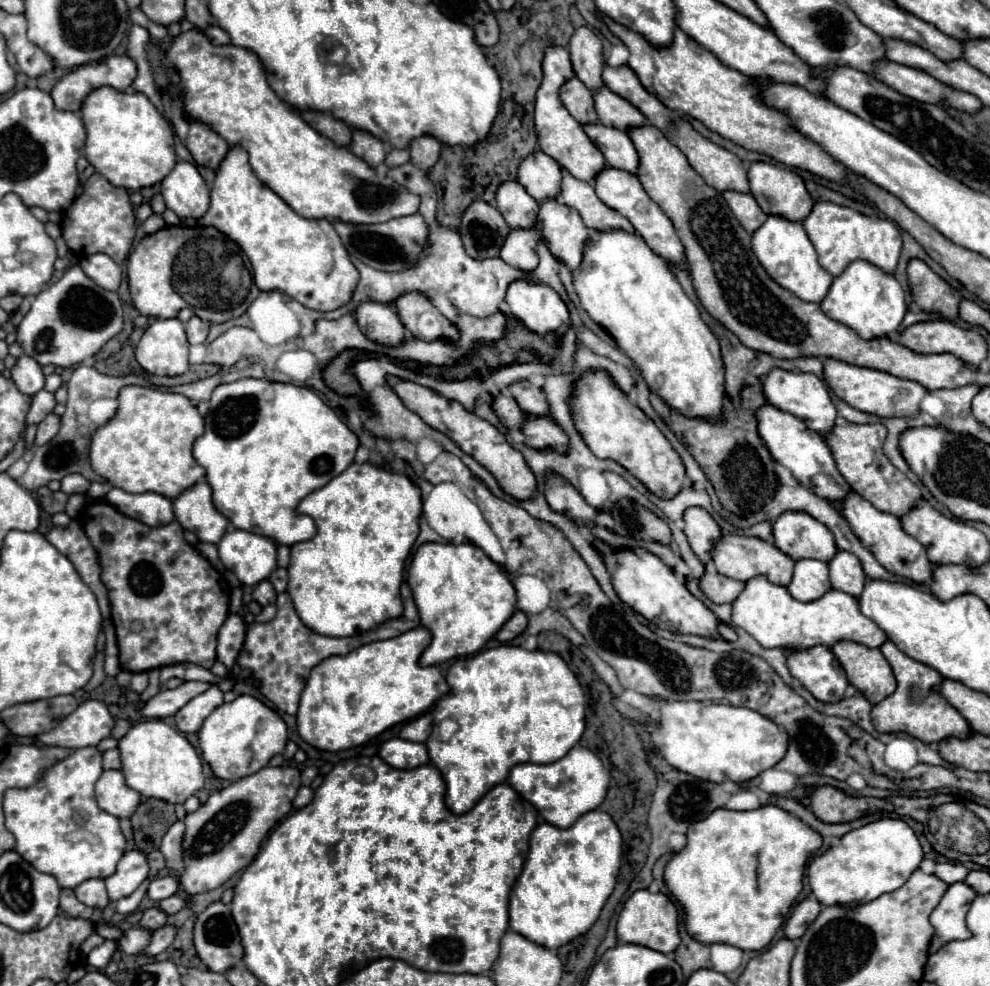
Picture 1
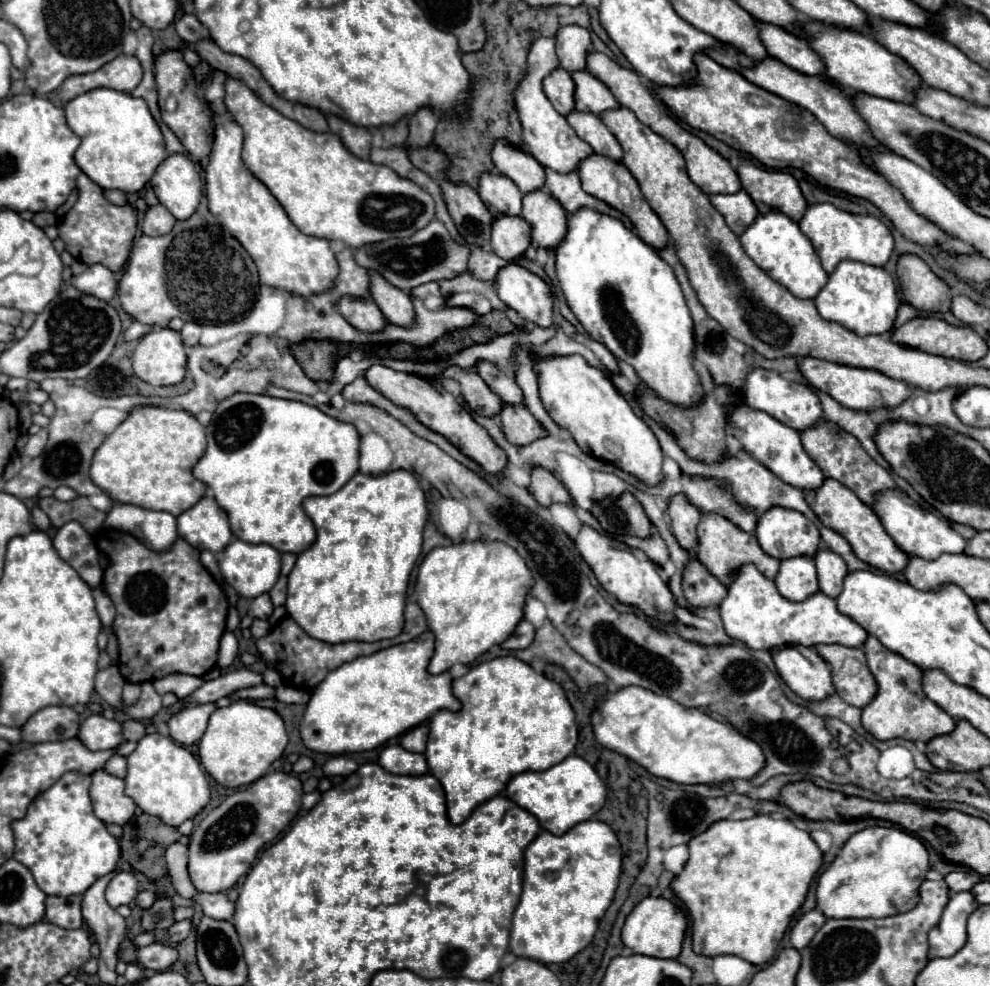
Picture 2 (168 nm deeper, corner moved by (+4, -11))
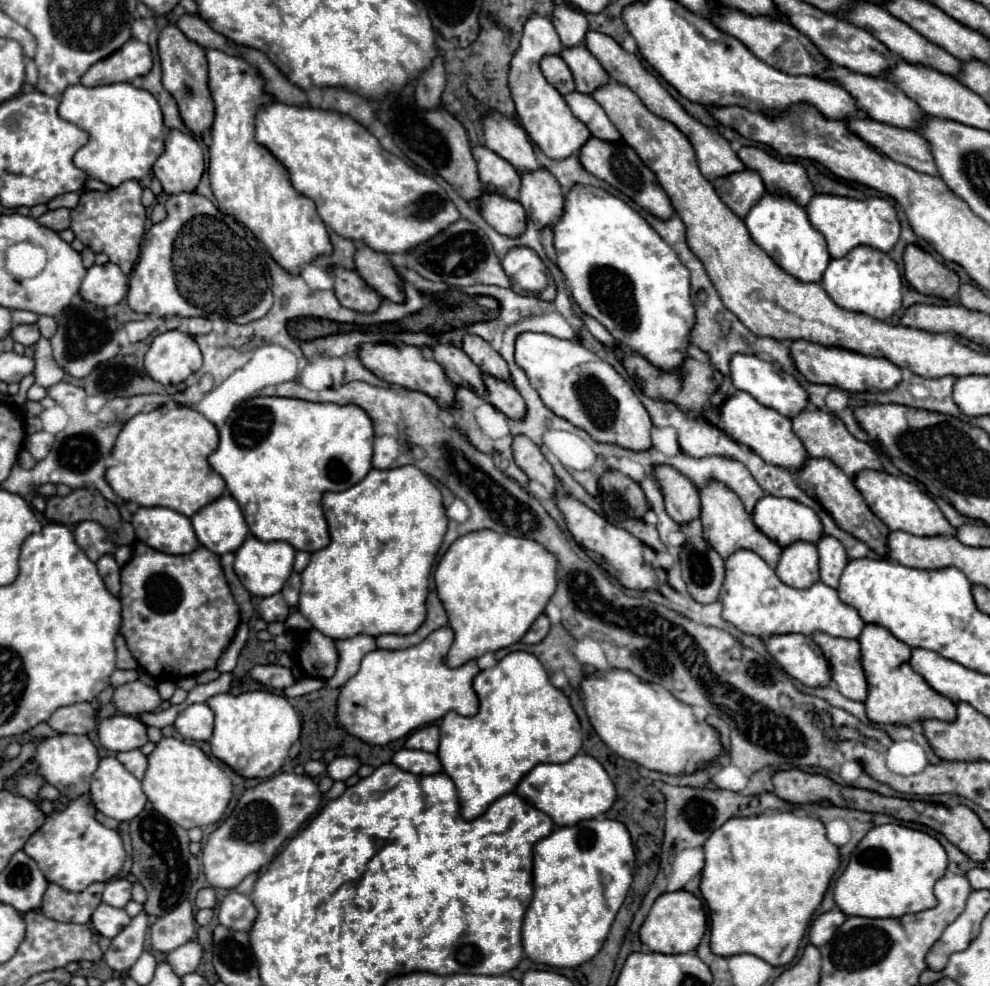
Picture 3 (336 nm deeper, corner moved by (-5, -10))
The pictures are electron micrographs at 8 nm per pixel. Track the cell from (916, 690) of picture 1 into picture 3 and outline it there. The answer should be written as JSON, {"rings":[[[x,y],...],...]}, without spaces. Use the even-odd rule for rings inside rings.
{"rings":[[[867,624],[863,628],[859,644],[863,670],[867,672],[869,682],[869,696],[865,700],[865,708],[873,724],[909,726],[913,722],[923,722],[931,718],[937,718],[941,722],[955,722],[957,706],[949,698],[937,694],[919,674],[911,670],[911,648],[907,644],[903,644],[887,628],[877,624]]]}

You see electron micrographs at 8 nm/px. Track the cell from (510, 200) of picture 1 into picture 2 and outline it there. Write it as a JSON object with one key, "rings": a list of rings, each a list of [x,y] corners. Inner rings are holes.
{"rings":[[[496,171],[482,173],[478,181],[478,193],[492,215],[520,215],[522,193],[512,179],[506,179],[506,175]]]}

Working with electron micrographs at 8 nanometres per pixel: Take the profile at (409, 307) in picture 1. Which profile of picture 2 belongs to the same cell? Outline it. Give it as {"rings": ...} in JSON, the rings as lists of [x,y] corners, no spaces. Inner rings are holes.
{"rings":[[[376,271],[374,275],[370,275],[370,297],[380,307],[386,321],[400,327],[414,325],[414,307],[410,295],[406,295],[392,283],[386,283],[386,279],[382,279],[382,275],[378,275]]]}

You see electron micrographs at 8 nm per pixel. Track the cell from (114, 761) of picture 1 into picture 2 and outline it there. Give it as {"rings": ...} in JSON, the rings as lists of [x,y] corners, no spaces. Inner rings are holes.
{"rings":[[[112,755],[112,757],[106,761],[104,769],[106,769],[110,775],[116,775],[116,777],[122,779],[122,777],[126,775],[126,757],[122,757],[122,755]]]}

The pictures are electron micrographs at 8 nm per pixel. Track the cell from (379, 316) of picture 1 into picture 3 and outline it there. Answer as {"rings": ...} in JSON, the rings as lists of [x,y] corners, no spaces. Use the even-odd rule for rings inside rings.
{"rings":[[[333,268],[331,276],[335,278],[335,296],[341,306],[363,314],[371,314],[381,306],[383,298],[371,286],[367,286],[357,272]]]}

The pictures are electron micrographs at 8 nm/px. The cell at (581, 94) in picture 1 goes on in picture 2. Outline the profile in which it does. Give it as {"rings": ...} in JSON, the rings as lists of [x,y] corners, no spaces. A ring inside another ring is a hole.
{"rings":[[[556,67],[552,73],[544,77],[542,87],[546,97],[560,115],[568,115],[574,109],[574,81],[568,71]]]}

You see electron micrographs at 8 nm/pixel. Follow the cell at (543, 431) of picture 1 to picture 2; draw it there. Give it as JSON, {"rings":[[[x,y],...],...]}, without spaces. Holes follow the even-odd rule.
{"rings":[[[502,405],[498,417],[506,439],[514,445],[528,445],[534,439],[546,435],[542,425],[534,419],[534,415],[530,415],[524,405]]]}

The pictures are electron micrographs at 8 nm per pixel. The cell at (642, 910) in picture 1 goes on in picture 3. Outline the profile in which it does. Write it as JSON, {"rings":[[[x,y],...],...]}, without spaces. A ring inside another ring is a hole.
{"rings":[[[677,890],[677,892],[665,892],[655,900],[651,912],[647,914],[639,930],[639,938],[645,946],[649,946],[651,952],[685,954],[693,952],[695,946],[699,946],[705,930],[707,930],[707,918],[701,900],[685,890]]]}

